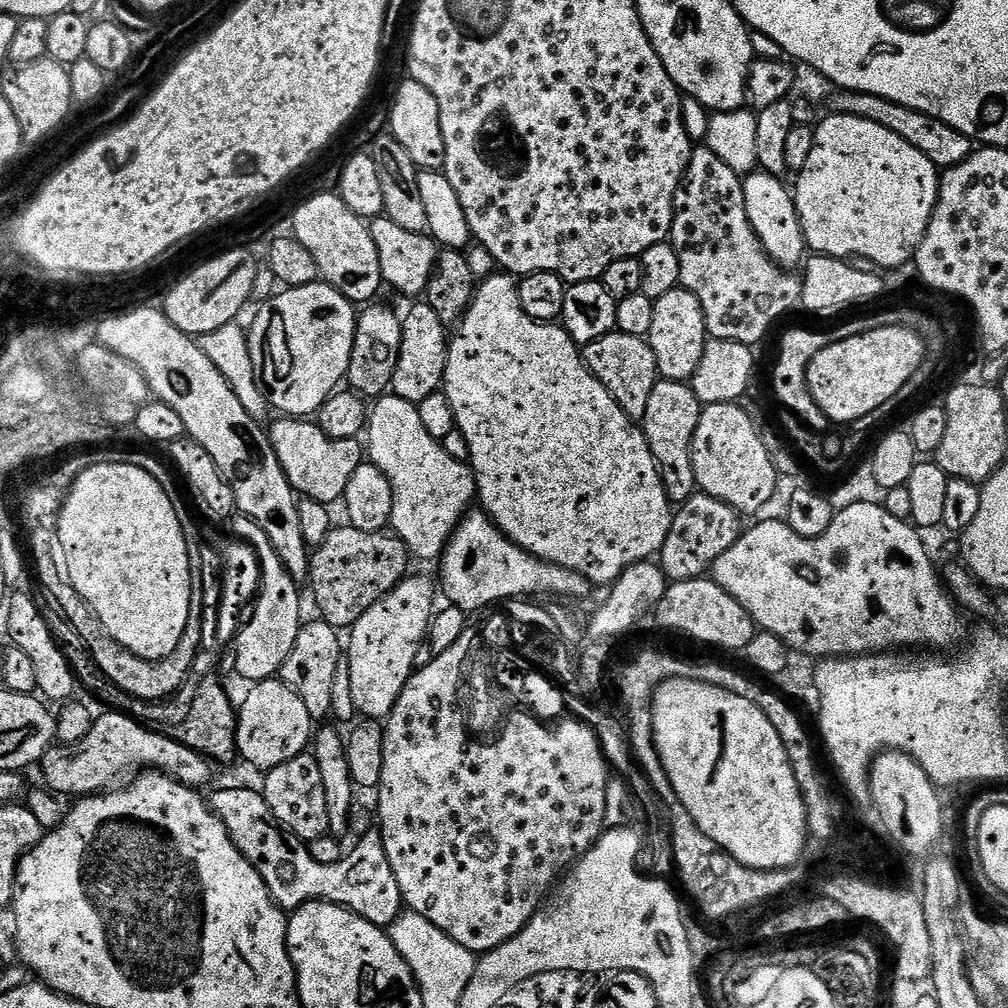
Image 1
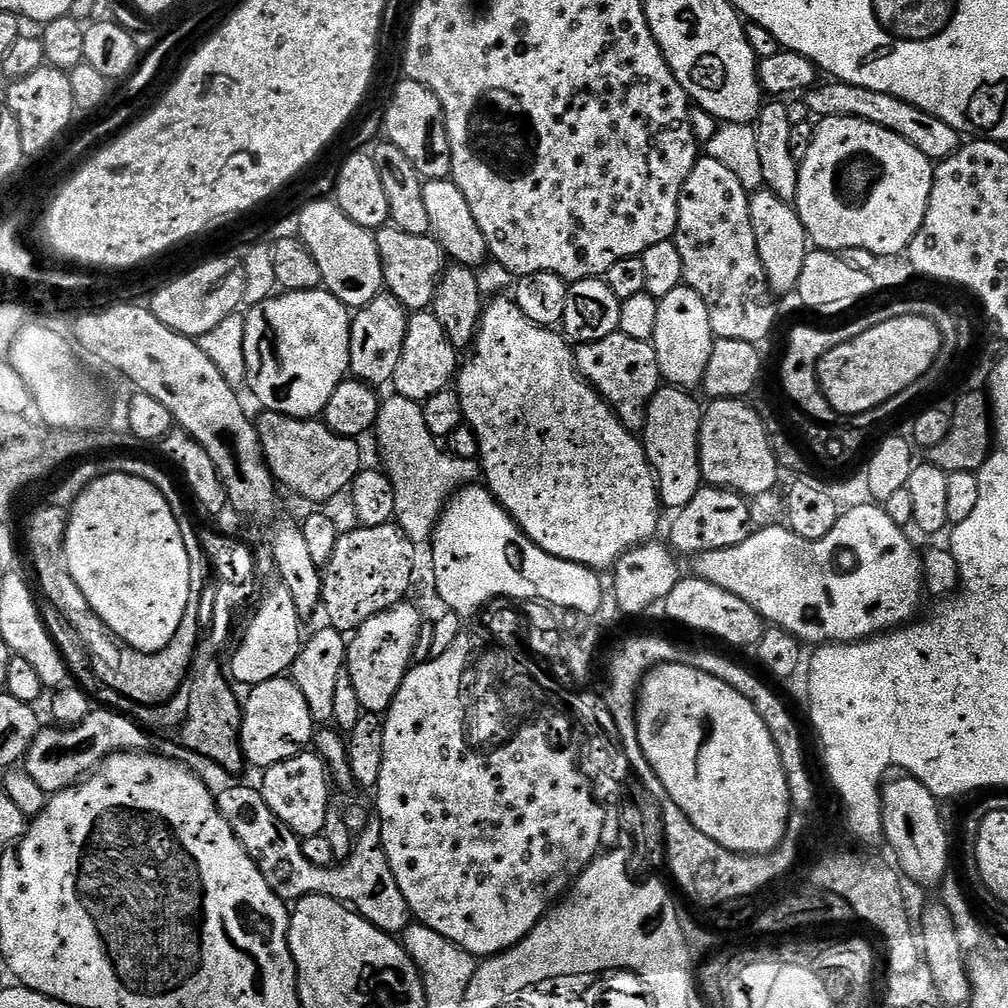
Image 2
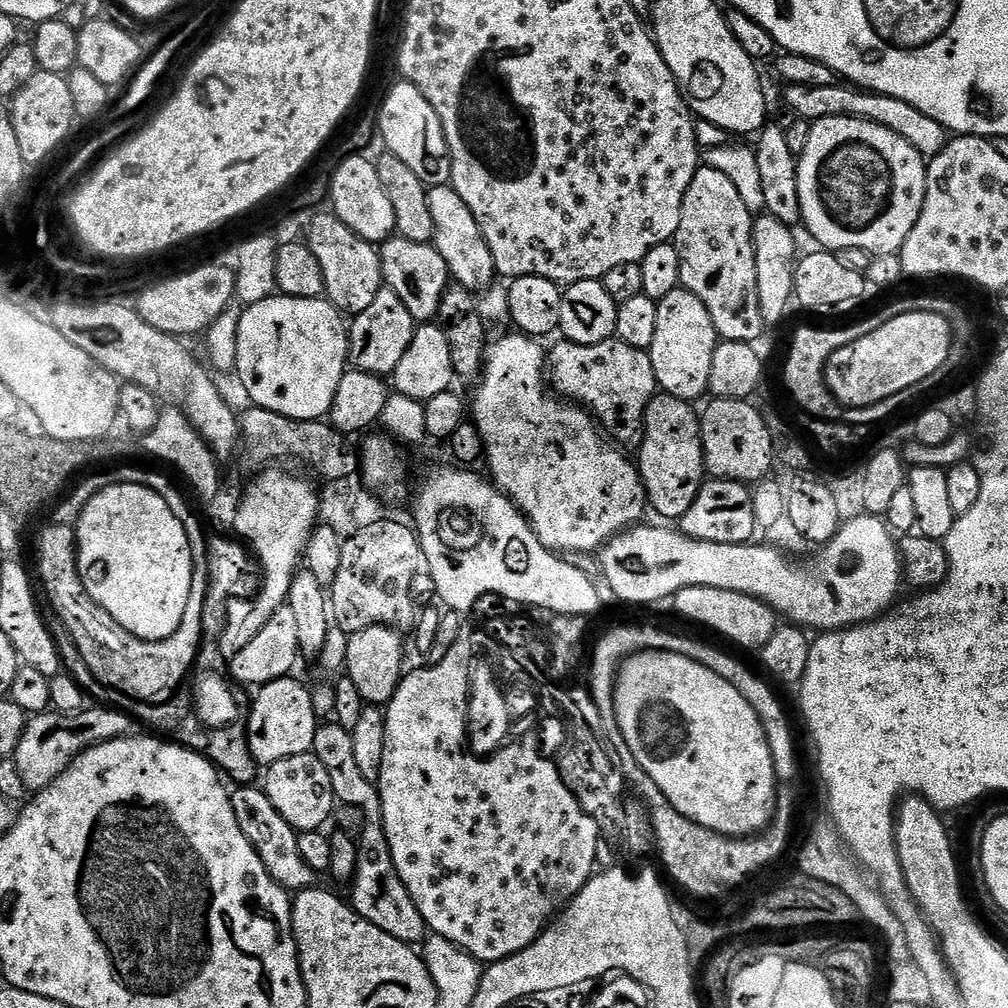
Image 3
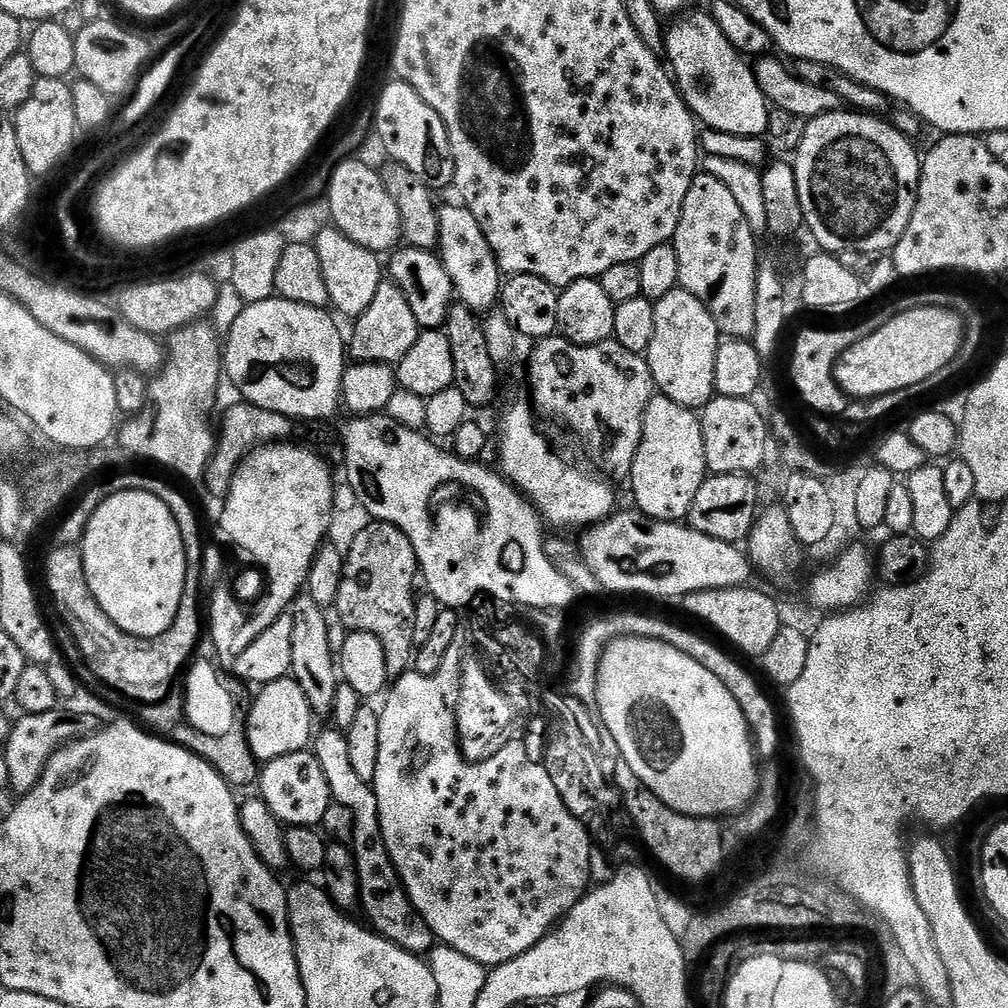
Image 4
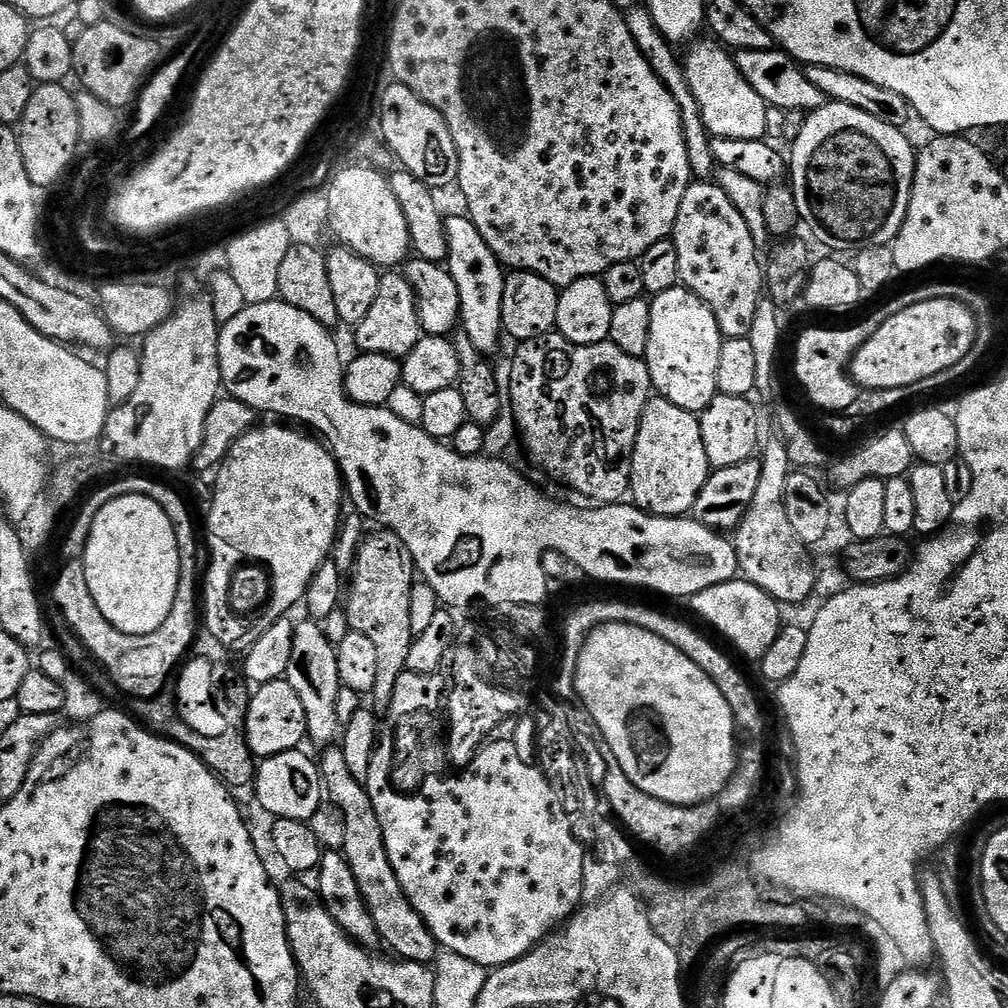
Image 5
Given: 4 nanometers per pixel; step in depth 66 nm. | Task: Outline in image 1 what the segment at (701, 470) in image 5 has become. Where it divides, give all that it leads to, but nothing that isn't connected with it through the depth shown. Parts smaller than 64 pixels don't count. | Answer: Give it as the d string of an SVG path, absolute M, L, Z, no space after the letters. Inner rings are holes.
M657 379L654 390L650 390L650 402L646 406L646 414L642 421L644 436L648 440L648 449L652 451L652 457L660 466L660 474L668 490L669 497L673 501L683 502L697 491L696 475L692 465L692 443L694 434L698 430L698 418L702 411L700 399L694 394L691 383L682 380Z

